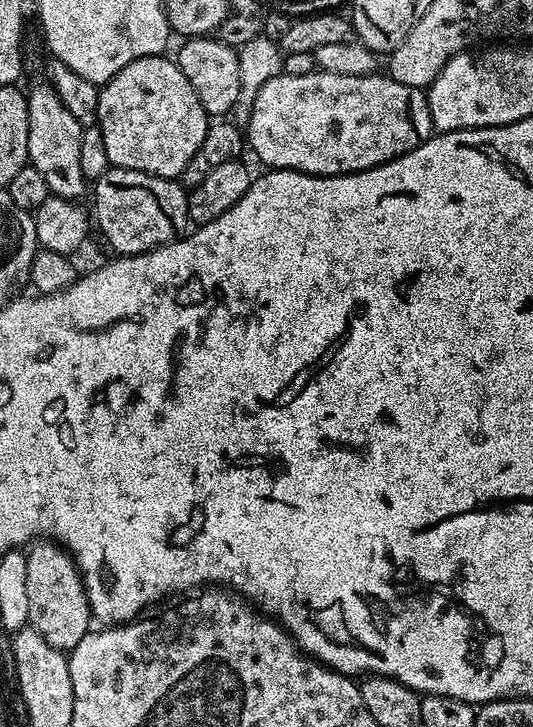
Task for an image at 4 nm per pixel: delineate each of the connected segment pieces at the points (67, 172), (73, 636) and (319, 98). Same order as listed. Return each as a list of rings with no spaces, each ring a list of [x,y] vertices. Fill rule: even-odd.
[[[41,78],[37,84],[26,88],[28,98],[28,164],[46,178],[46,186],[53,196],[61,196],[63,200],[83,201],[84,191],[89,191],[89,181],[84,179],[78,166],[80,161],[82,121],[74,118],[66,106],[58,98],[47,79]]]
[[[44,538],[26,552],[26,598],[30,598],[28,623],[50,646],[65,654],[71,652],[93,627],[94,617],[88,609],[84,580],[67,548]]]
[[[319,70],[301,76],[285,76],[283,74],[270,78],[262,90],[254,98],[254,106],[250,118],[246,122],[246,144],[262,163],[268,164],[269,169],[290,168],[293,172],[308,172],[312,176],[341,176],[343,172],[361,172],[392,160],[396,156],[414,150],[422,142],[426,142],[434,135],[428,97],[419,88],[402,86],[393,76],[387,74],[373,74],[371,76],[339,76]]]

